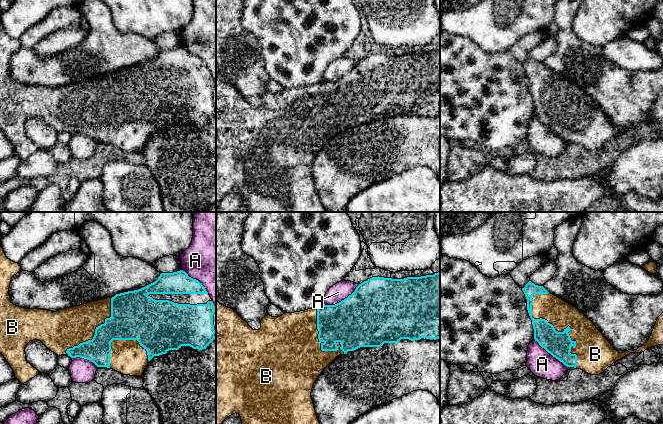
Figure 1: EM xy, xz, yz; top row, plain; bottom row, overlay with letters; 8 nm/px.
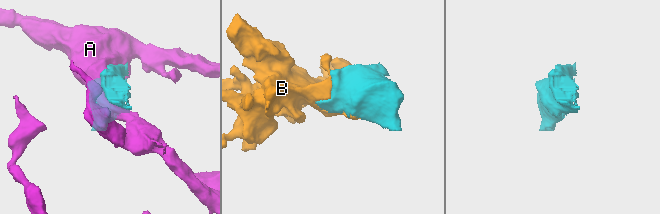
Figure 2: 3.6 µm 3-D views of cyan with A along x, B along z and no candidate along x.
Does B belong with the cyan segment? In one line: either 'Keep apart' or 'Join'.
Join

